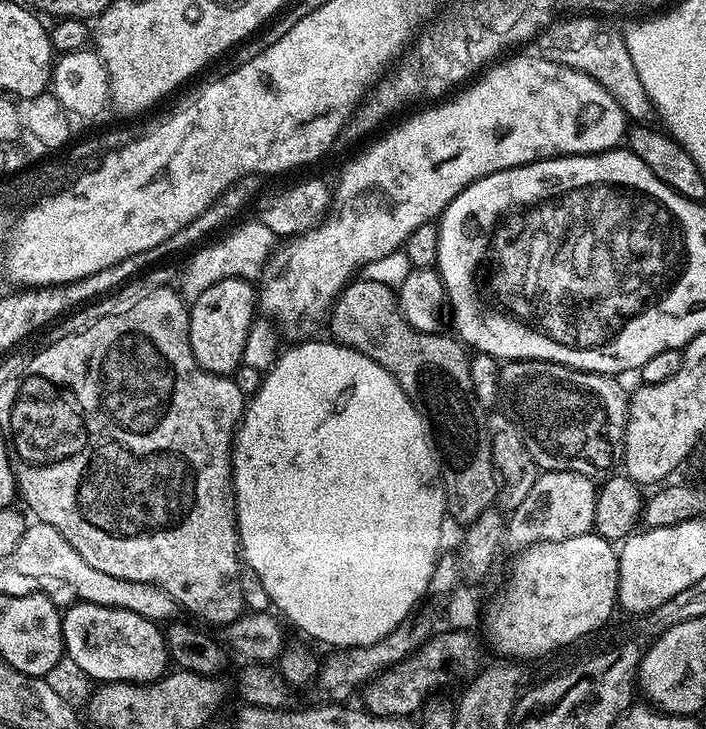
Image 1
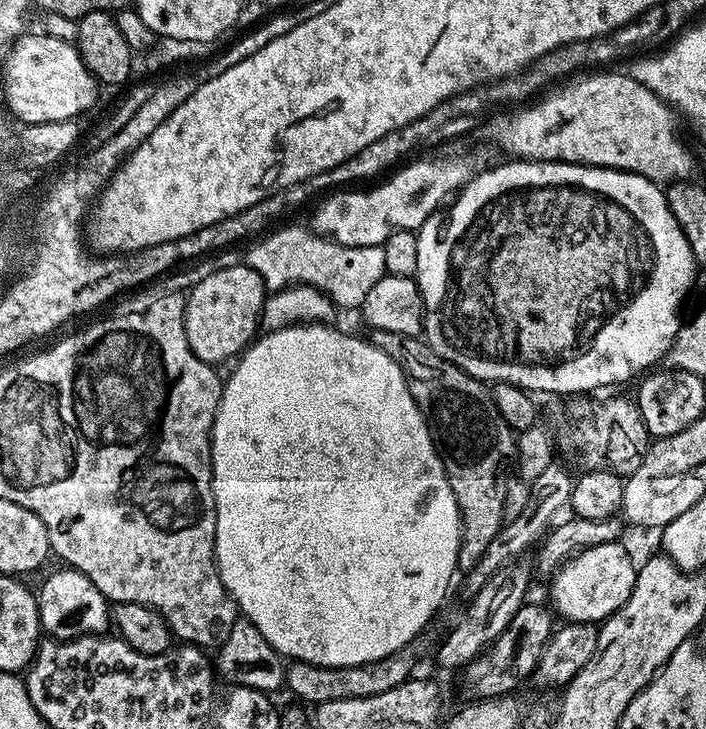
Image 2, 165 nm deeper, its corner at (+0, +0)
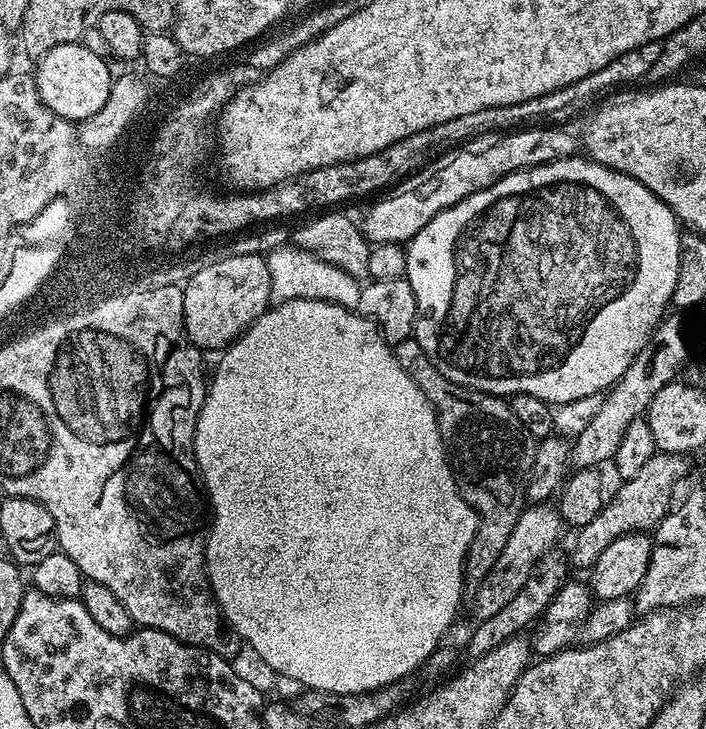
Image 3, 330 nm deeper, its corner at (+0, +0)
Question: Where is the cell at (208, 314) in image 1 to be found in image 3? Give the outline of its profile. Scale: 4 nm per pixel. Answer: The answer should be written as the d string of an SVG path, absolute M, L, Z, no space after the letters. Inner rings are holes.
M242 254L206 264L183 285L184 328L201 350L227 349L270 307L270 270L263 255Z

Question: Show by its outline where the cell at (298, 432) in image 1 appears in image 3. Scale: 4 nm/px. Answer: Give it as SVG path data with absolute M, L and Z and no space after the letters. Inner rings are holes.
M291 300L285 304L277 304L269 307L263 316L259 316L237 340L228 345L224 356L220 360L220 365L216 368L216 373L211 373L210 383L206 388L204 405L200 411L200 417L196 423L196 443L194 451L196 453L196 465L200 467L200 475L204 478L206 495L210 501L210 531L208 534L208 551L206 553L206 567L208 570L208 580L212 583L212 592L216 595L216 602L220 605L220 610L225 621L232 623L231 631L239 637L245 645L254 647L258 654L269 664L273 673L281 672L284 676L289 676L292 680L297 680L300 684L305 684L306 689L315 690L317 693L328 694L333 692L337 698L347 698L355 696L357 693L372 692L376 688L385 687L388 684L395 684L411 676L419 669L437 648L441 647L444 635L448 632L448 627L452 624L452 619L456 616L456 611L460 608L460 595L466 589L464 579L464 559L470 550L470 544L476 533L477 514L462 498L462 494L456 485L457 477L452 471L449 457L436 421L436 411L430 406L428 399L414 386L410 374L402 370L398 362L395 351L390 347L389 341L385 340L376 331L376 325L364 319L355 311L348 311L341 305L318 300Z

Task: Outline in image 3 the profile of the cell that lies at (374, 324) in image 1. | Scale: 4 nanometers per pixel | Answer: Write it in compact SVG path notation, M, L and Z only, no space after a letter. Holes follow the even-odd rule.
M416 339L395 341L394 351L402 370L410 374L414 386L422 390L422 394L428 399L432 409L436 411L440 437L450 457L452 471L459 477L456 485L464 501L477 514L476 533L464 559L464 579L469 585L479 586L486 578L486 574L490 574L494 562L498 562L498 556L502 554L502 550L506 549L506 542L509 541L510 534L514 531L515 523L518 522L521 512L526 507L524 486L526 469L530 463L529 437L518 422L518 418L514 418L507 399L492 396L489 392L475 392L472 388L464 388L460 384L450 382L450 378L442 375L434 366L434 362L430 362L430 358L424 353Z

